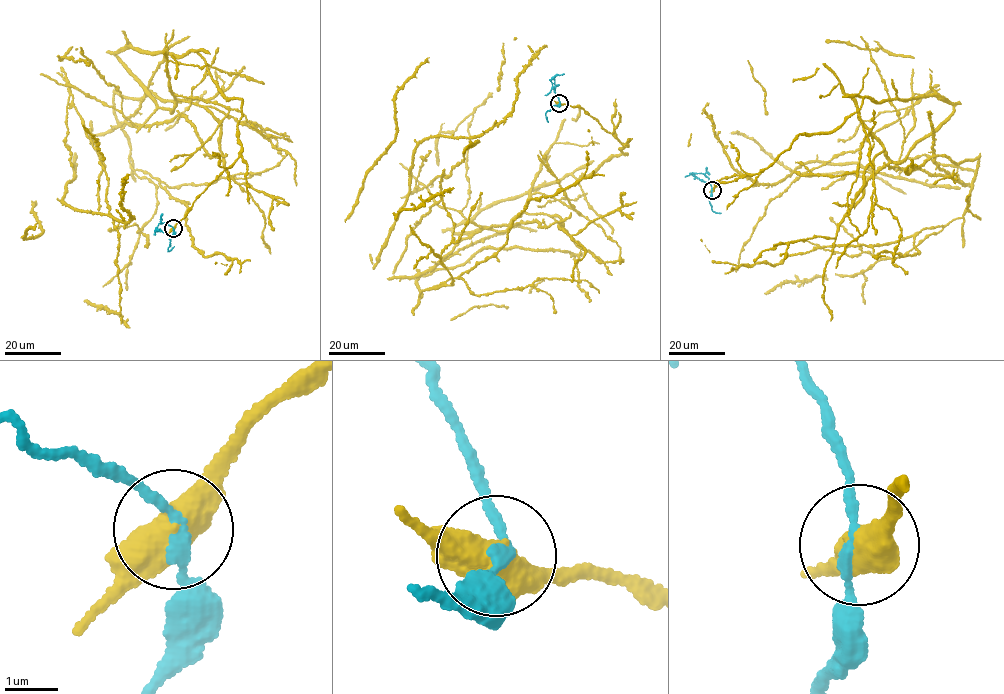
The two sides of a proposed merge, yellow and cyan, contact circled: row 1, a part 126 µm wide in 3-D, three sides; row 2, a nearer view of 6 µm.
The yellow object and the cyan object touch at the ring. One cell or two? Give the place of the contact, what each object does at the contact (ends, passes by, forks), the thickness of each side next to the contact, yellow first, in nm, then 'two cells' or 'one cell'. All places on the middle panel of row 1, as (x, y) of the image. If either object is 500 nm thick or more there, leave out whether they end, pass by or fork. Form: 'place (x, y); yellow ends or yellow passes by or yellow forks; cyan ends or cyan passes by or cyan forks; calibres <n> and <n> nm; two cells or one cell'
place (559, 103); calibres 600 and 190 nm; two cells

